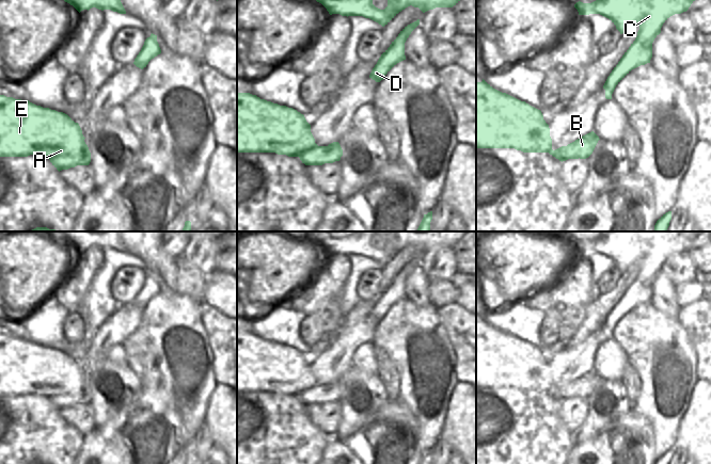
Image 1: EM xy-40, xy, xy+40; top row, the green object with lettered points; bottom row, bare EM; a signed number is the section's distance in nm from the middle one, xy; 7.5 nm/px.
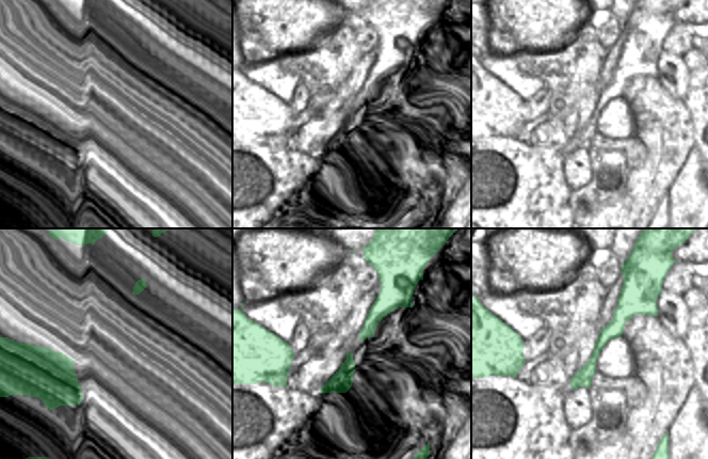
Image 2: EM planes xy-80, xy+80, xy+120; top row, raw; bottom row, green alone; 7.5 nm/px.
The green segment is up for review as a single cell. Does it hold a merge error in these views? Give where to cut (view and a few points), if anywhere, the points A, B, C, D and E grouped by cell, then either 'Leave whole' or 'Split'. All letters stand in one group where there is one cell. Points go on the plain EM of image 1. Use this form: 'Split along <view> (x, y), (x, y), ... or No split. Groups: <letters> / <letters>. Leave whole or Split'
Split along xy (328, 384), (329, 389), (334, 390), (340, 396). Groups: A E / B C D. Split.

